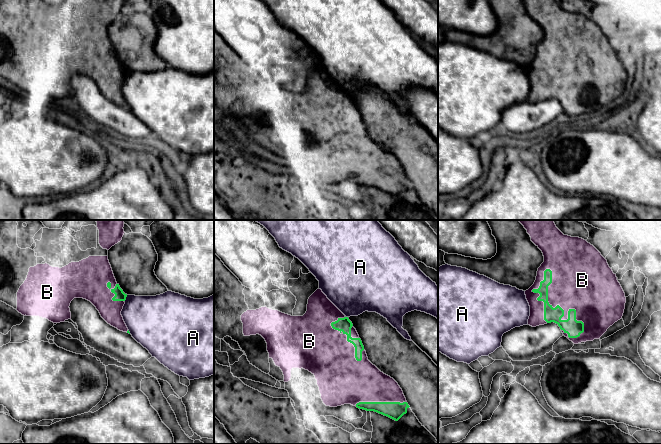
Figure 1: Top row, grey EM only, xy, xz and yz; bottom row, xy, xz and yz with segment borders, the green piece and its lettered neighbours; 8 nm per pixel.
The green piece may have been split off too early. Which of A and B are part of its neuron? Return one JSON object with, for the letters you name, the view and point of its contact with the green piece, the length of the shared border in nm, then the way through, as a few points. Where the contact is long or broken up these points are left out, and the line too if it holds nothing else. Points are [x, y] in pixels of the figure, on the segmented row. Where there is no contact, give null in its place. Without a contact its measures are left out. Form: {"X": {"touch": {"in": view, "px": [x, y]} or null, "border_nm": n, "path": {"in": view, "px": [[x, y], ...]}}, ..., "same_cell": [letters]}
{"B": {"touch": {"in": "yz", "px": [563, 314]}, "border_nm": 600}, "same_cell": ["B"]}

